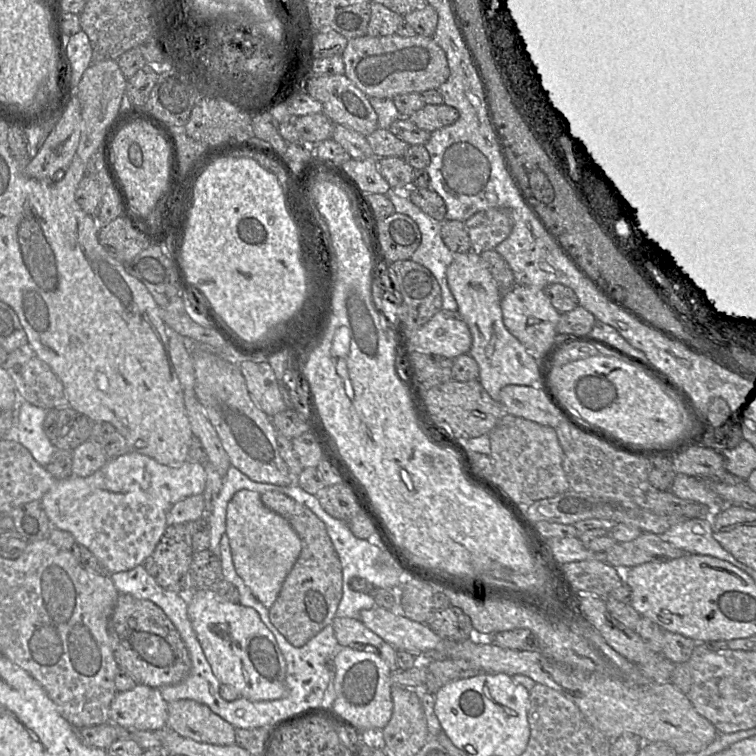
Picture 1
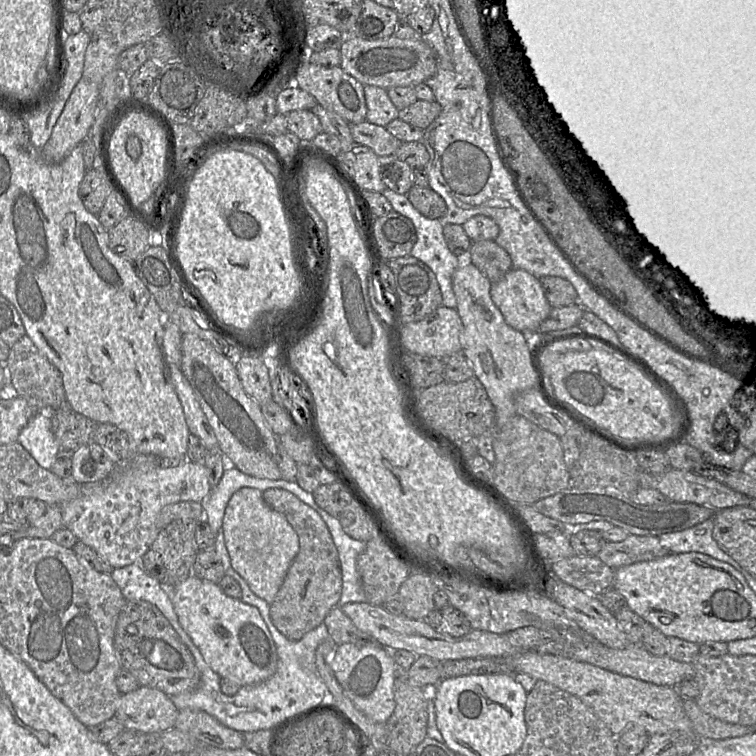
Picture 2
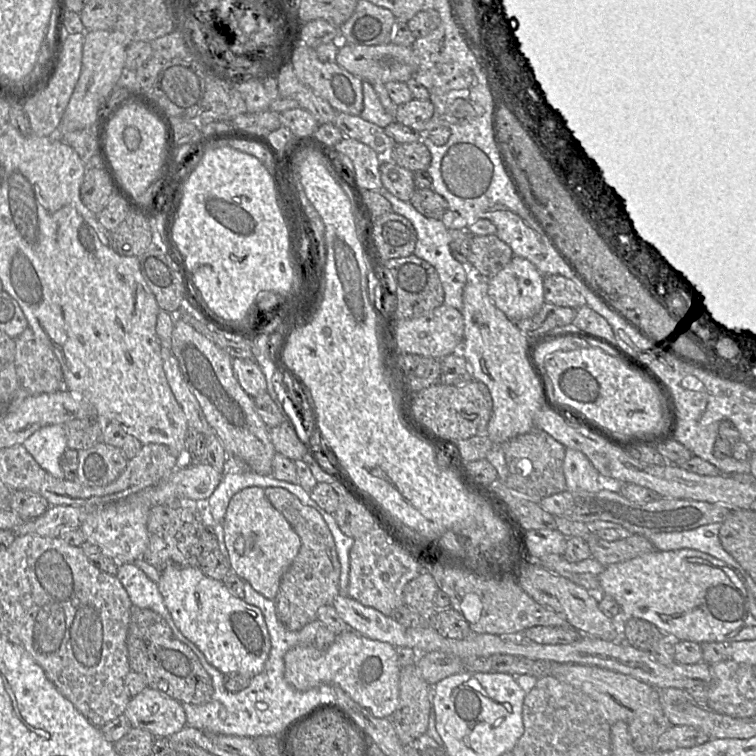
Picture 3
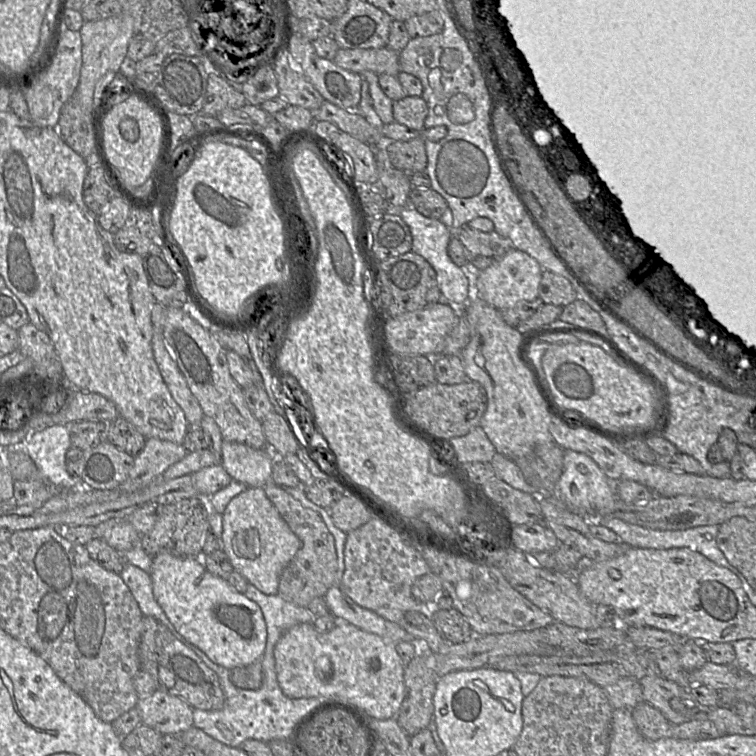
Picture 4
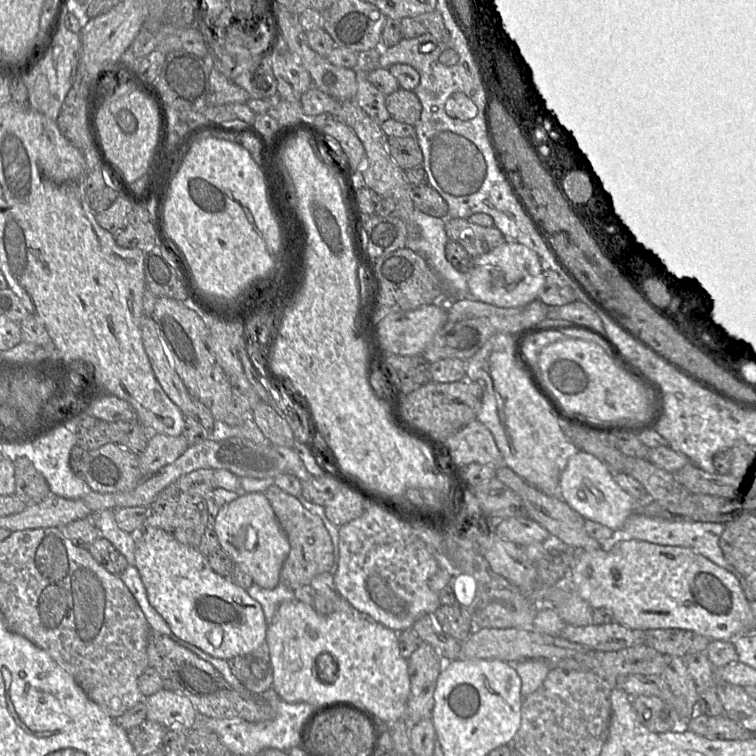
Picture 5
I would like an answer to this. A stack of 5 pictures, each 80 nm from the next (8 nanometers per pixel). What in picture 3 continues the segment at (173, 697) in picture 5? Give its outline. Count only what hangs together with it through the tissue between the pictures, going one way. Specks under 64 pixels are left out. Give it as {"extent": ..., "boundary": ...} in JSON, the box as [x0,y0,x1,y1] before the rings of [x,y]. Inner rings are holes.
{"extent":[123,687,186,738],"boundary":[[[149,687],[131,697],[123,714],[133,728],[147,730],[155,738],[169,737],[186,726],[182,703]]]}

